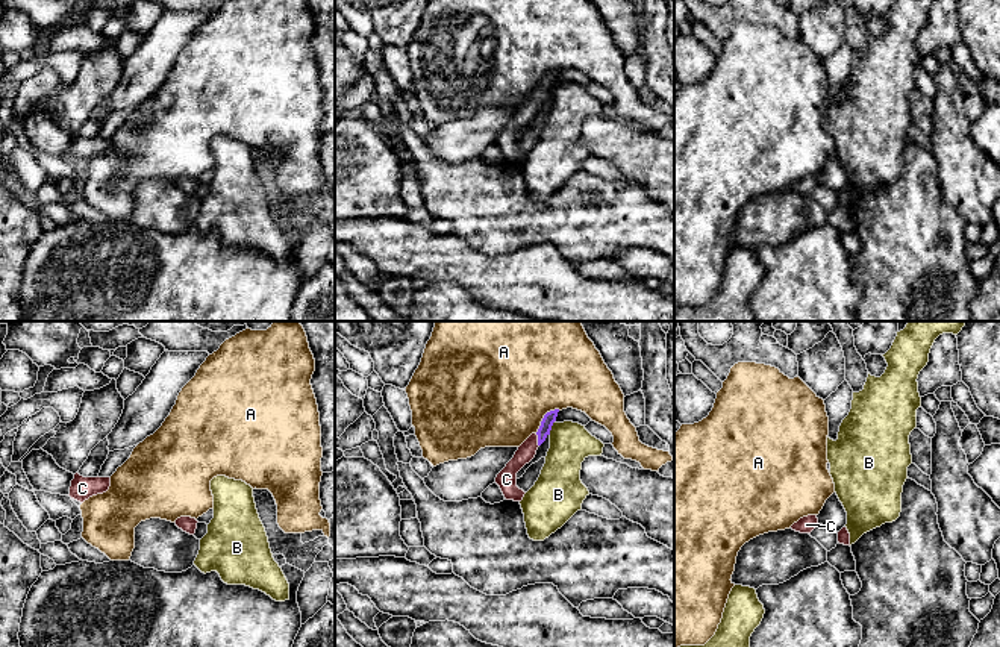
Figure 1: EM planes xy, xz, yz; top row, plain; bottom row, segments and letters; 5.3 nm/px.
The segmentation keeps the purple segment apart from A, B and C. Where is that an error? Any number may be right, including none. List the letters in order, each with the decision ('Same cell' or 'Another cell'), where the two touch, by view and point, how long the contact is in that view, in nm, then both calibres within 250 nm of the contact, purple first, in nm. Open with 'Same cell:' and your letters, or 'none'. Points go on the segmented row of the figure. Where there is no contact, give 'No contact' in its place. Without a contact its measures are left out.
Same cell: C
A: Another cell. Touches purple at xz (544, 417). Shared border 180 nm. Thickness 70 nm (purple) against 480 nm
B: Another cell. Touches purple at xz (550, 428). Shared border 90 nm. Thickness 70 nm (purple) against 220 nm
C: Same cell. Touches purple at xz (538, 440). Shared border 70 nm. Thickness 70 nm (purple) against 100 nm

